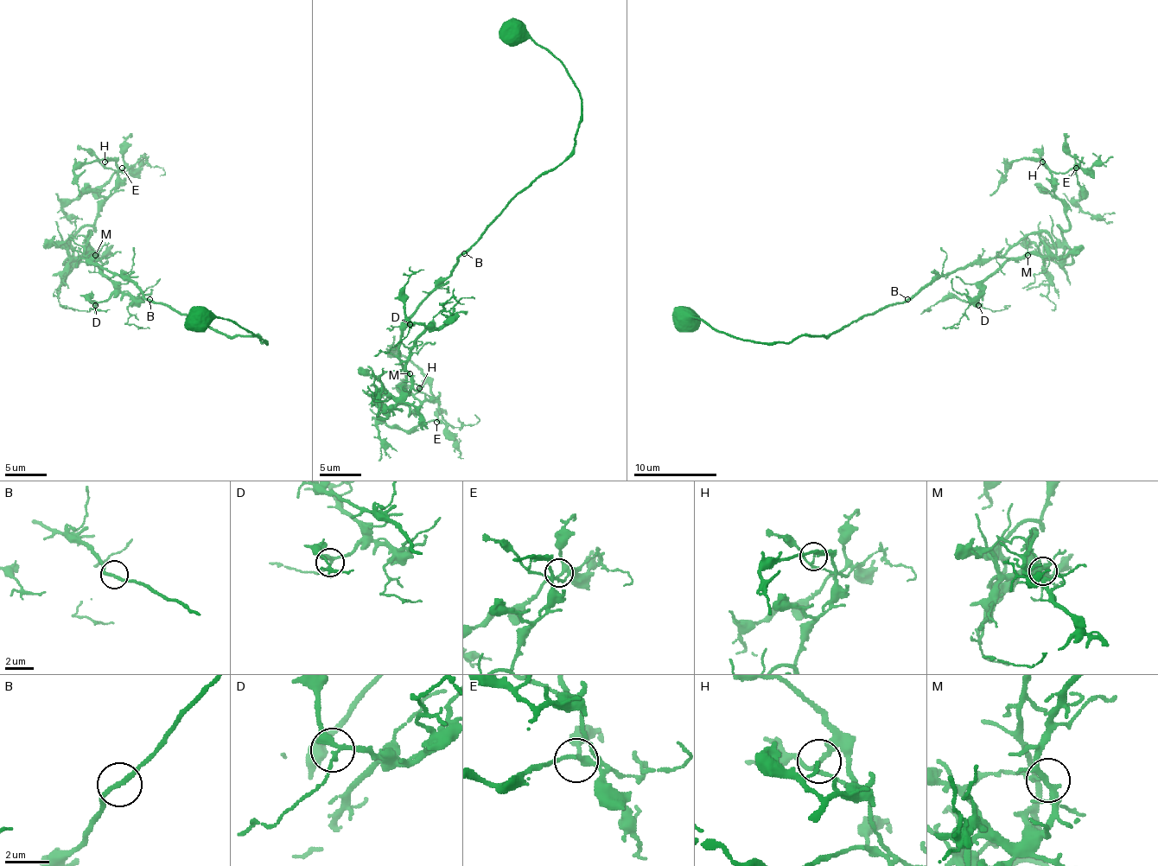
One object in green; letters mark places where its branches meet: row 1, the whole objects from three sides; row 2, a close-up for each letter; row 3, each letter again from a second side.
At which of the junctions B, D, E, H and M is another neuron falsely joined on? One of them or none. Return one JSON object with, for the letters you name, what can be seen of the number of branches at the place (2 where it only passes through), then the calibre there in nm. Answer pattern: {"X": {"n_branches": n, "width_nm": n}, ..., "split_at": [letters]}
{"H": {"n_branches": 3, "width_nm": 160}, "split_at": ["H"]}

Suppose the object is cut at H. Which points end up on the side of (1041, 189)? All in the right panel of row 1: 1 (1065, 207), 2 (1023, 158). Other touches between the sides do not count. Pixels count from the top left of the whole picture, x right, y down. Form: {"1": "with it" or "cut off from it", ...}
{"1": "with it", "2": "with it"}

